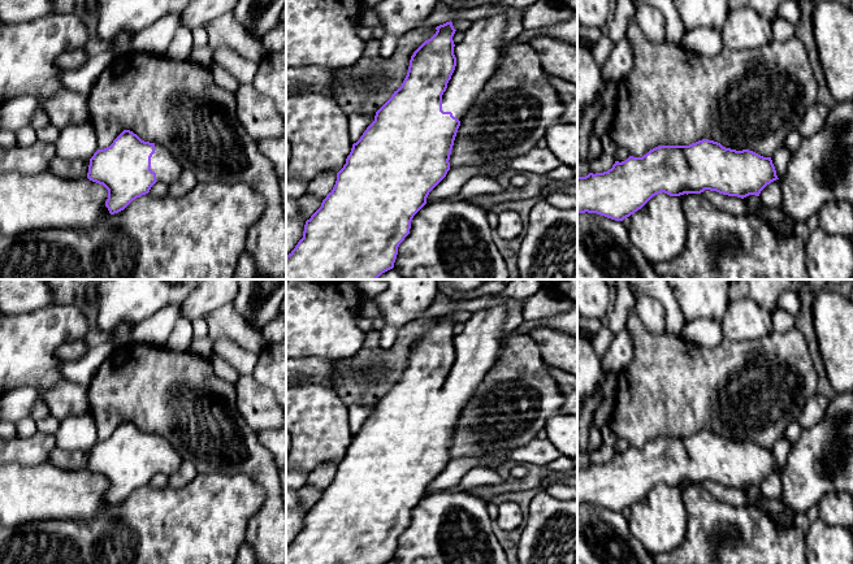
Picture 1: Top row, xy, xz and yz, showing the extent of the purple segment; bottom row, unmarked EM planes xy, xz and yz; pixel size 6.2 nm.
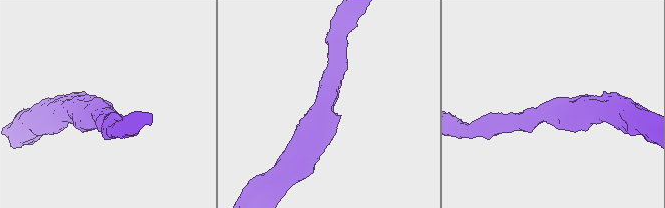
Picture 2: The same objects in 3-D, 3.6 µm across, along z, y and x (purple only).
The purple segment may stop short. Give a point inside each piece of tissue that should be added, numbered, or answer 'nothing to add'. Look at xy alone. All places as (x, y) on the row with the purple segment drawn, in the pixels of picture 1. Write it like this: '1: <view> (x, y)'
1: xy (163, 163)

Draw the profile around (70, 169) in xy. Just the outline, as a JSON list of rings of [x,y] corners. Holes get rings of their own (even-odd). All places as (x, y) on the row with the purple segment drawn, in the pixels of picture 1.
[[[56,156],[51,161],[48,170],[61,178],[77,179],[87,177],[88,165],[90,160],[66,160]]]

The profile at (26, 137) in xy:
[[[23,127],[17,133],[17,144],[29,147],[38,140],[36,131],[31,127]]]

